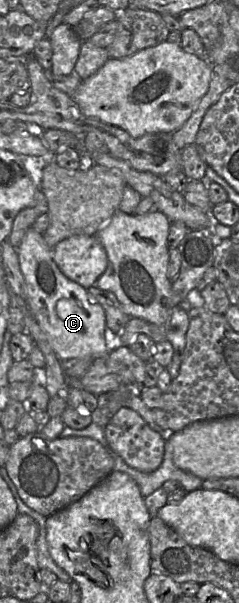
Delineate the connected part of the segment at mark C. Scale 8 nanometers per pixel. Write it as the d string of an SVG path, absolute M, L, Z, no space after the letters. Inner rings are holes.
M30 228L16 248L19 265L26 285L26 302L36 318L40 328L46 333L59 360L74 358L97 359L109 350L105 341L106 316L103 307L89 295L87 289L67 278L53 259L53 250L45 243L43 234Z

